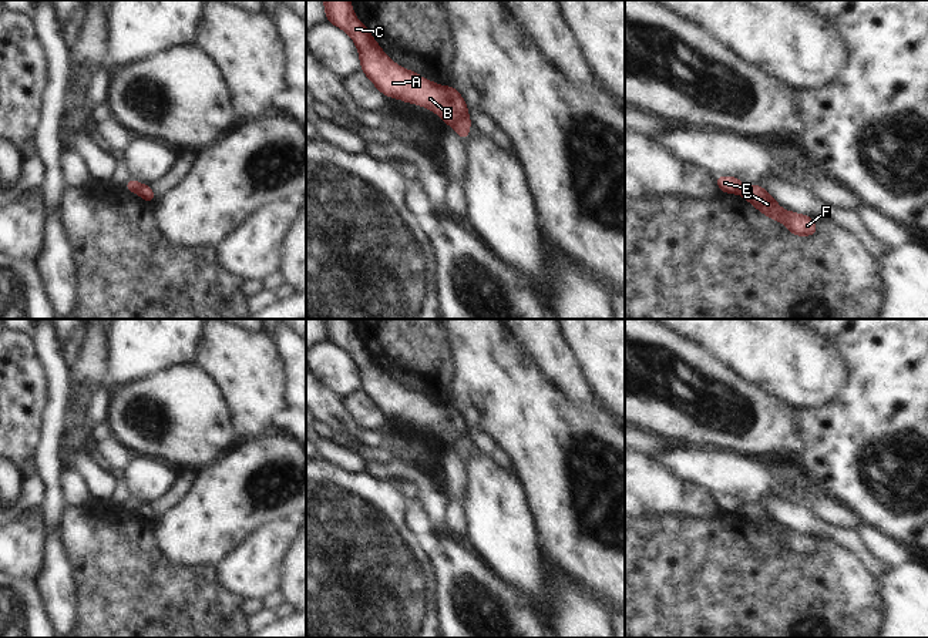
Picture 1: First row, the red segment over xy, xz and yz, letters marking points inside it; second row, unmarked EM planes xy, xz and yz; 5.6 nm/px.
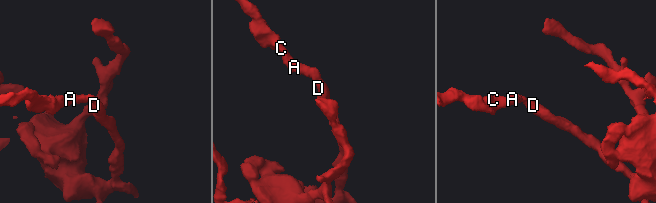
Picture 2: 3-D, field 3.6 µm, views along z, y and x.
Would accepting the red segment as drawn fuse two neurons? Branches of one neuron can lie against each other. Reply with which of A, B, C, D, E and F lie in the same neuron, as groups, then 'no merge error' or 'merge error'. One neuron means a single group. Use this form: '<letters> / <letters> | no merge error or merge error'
A B C E / D F | merge error

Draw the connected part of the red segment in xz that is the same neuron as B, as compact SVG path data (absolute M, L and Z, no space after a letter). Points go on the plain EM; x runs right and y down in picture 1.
M350 319L322 320L327 332L326 340L353 357L359 367L362 390L386 416L424 424L440 433L447 444L454 444L468 430L461 413L453 404L441 406L390 380L367 346L356 339Z

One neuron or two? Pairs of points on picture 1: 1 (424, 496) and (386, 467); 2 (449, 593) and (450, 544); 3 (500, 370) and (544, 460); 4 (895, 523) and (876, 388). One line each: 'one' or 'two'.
1: one
2: one
3: one
4: one

